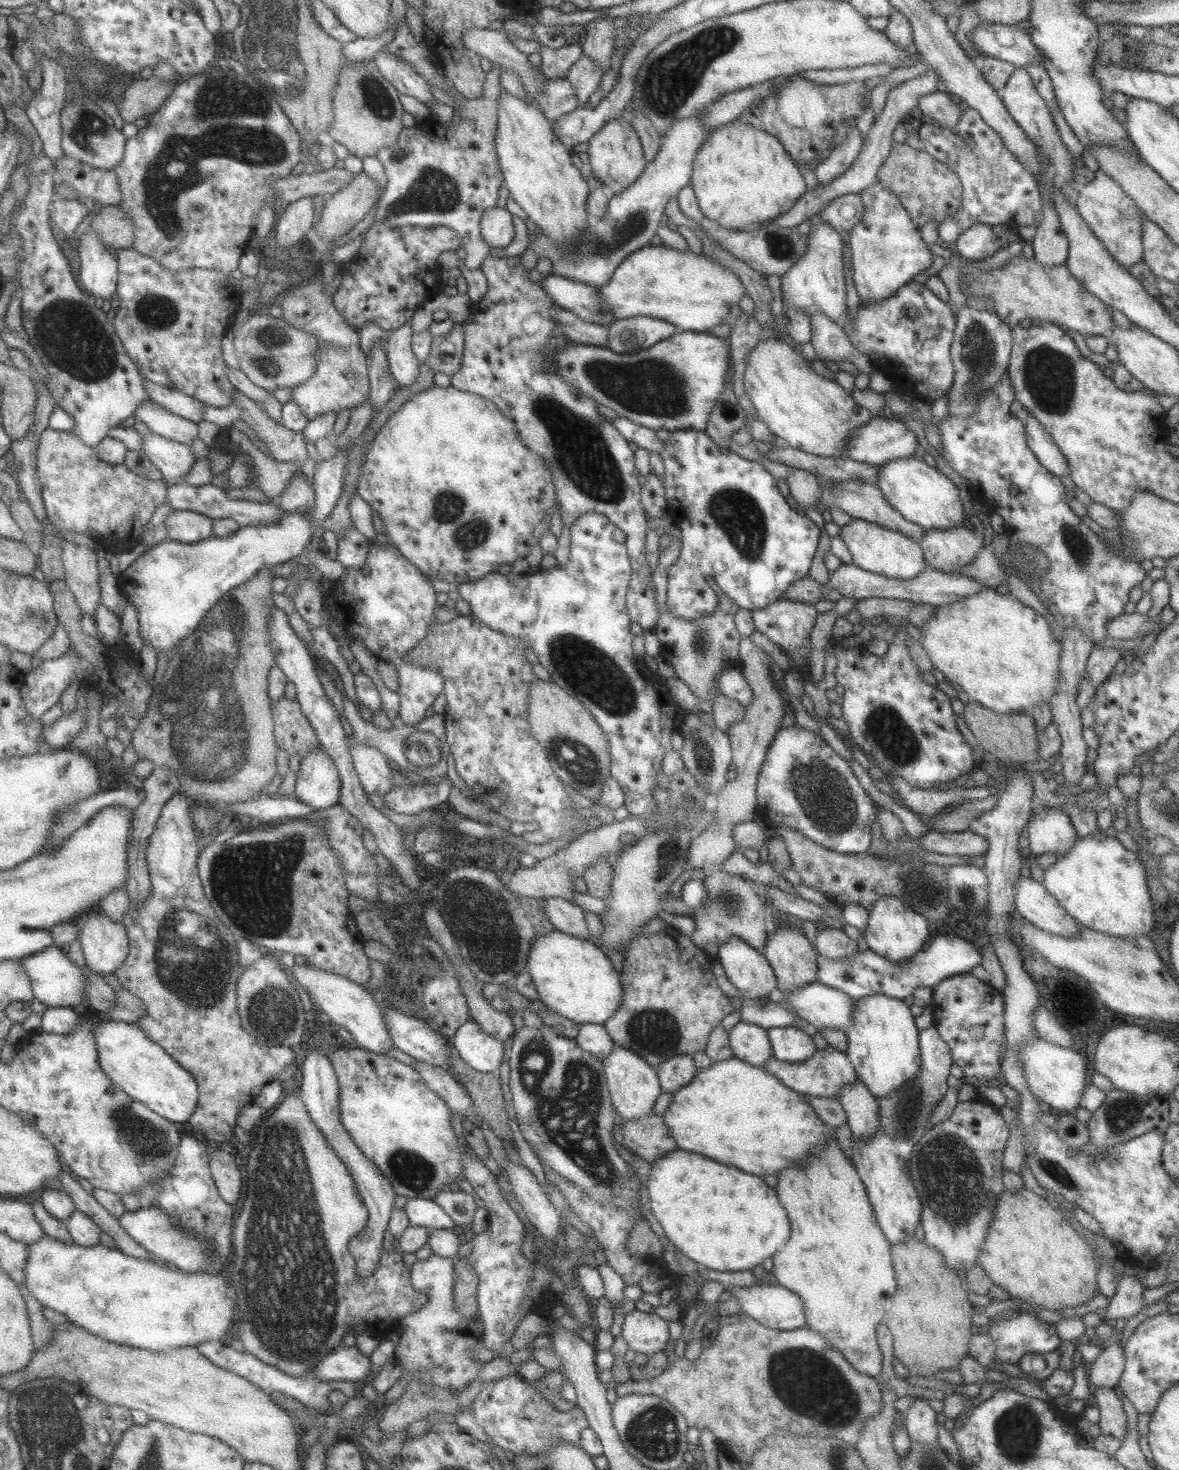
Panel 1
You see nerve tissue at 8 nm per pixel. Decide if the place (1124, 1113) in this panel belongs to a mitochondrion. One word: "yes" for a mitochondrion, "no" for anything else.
yes

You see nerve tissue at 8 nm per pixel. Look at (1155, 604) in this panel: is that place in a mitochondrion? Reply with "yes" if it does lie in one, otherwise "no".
no

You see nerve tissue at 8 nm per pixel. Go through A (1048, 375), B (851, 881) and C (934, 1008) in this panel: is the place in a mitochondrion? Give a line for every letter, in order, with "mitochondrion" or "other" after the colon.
A: mitochondrion
B: other
C: other

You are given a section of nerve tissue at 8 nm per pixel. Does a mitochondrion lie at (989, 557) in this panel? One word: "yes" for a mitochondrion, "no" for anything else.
no

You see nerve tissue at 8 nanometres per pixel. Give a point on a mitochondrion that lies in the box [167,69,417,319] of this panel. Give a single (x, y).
(377, 97)

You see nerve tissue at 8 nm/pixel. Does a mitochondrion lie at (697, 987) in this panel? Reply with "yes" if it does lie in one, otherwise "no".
no

